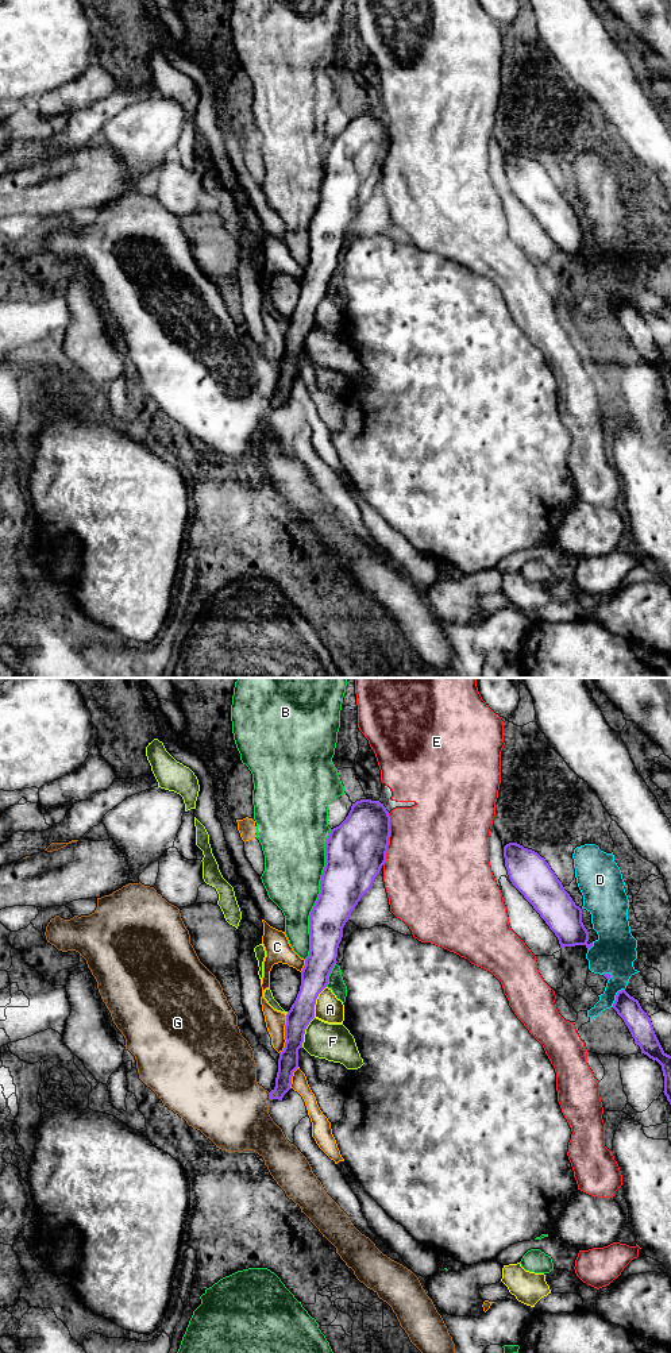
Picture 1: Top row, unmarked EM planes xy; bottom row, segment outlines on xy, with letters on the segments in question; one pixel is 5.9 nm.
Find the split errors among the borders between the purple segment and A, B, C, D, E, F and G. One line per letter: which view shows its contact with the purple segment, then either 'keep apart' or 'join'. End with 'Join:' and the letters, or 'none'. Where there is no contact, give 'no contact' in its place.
A: xy | keep apart
B: xy | keep apart
C: xy | keep apart
D: xy | keep apart
E: xy | keep apart
F: xy | keep apart
G: xy | keep apart
Join: none

